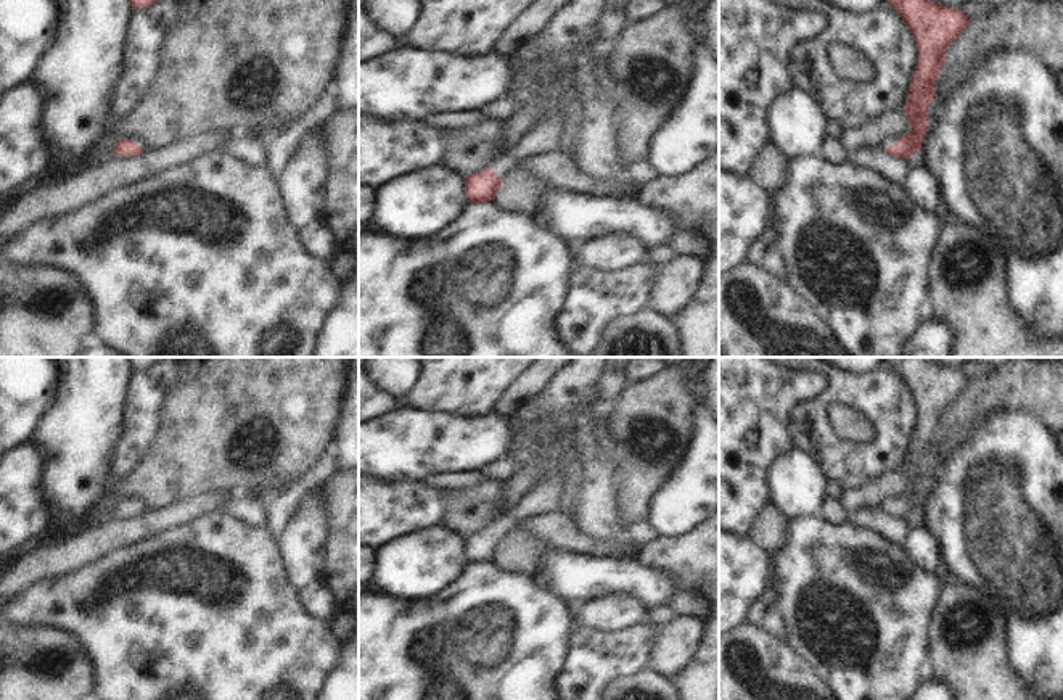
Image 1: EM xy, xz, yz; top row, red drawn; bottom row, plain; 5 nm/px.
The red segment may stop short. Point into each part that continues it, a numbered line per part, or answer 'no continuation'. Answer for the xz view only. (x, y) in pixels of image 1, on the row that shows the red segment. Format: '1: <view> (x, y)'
1: xz (544, 137).

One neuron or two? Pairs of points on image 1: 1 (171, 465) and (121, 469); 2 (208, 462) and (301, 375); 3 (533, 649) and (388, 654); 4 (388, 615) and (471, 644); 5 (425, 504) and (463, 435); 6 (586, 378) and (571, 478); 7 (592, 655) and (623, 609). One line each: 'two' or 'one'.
1: two
2: one
3: one
4: one
5: two
6: one
7: two

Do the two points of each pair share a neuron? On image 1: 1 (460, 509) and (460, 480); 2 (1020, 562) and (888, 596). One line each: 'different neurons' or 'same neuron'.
1: different neurons
2: different neurons

